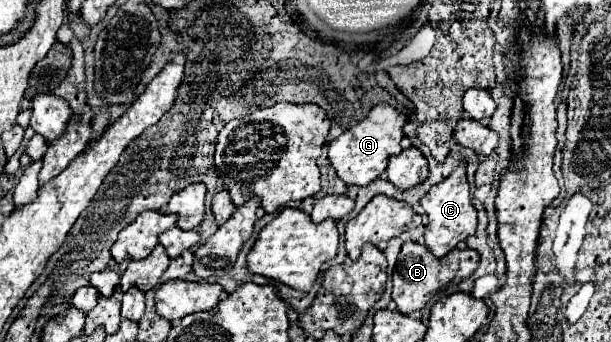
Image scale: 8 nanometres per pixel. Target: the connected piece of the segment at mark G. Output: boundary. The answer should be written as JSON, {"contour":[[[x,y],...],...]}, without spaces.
{"contour":[[[379,104],[373,106],[371,112],[367,114],[365,120],[361,120],[357,126],[351,130],[343,132],[339,138],[329,142],[329,162],[335,168],[337,176],[345,184],[357,184],[357,186],[367,186],[375,178],[379,178],[385,168],[389,156],[395,156],[401,152],[401,138],[403,138],[403,126],[407,122],[407,116],[391,108],[389,104]]]}

